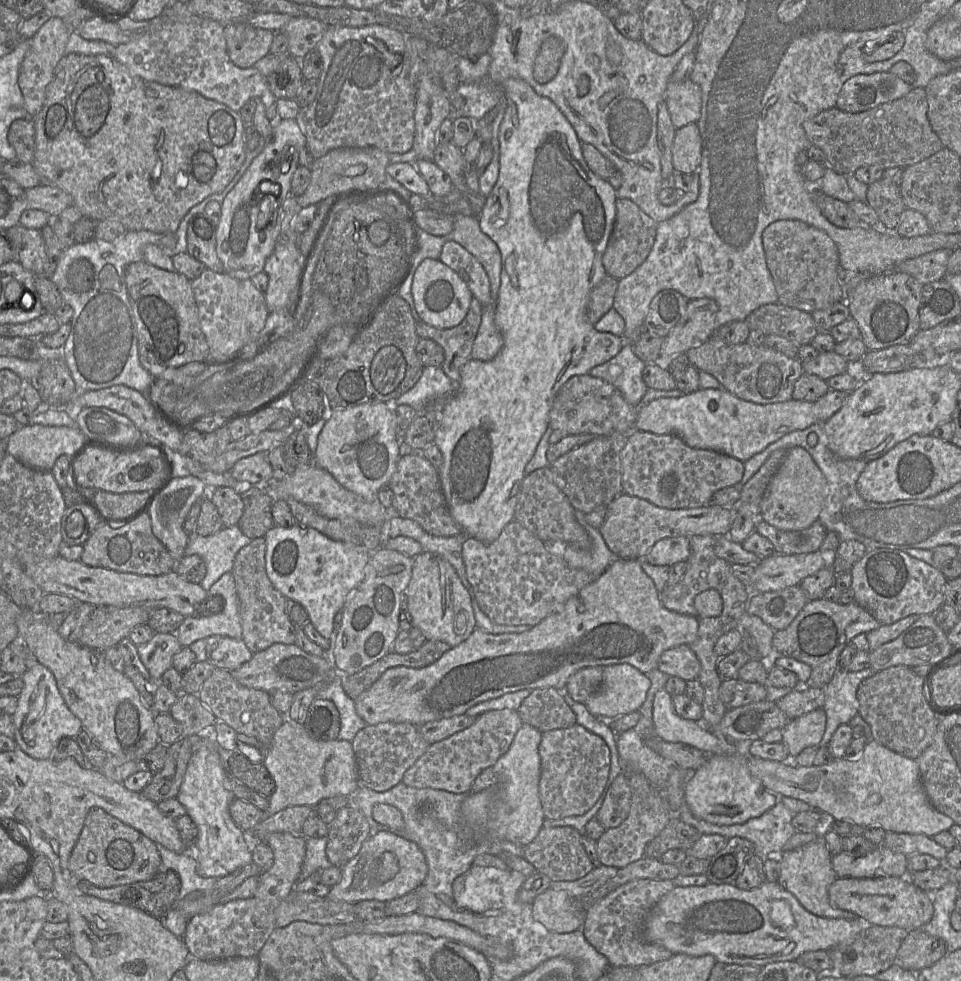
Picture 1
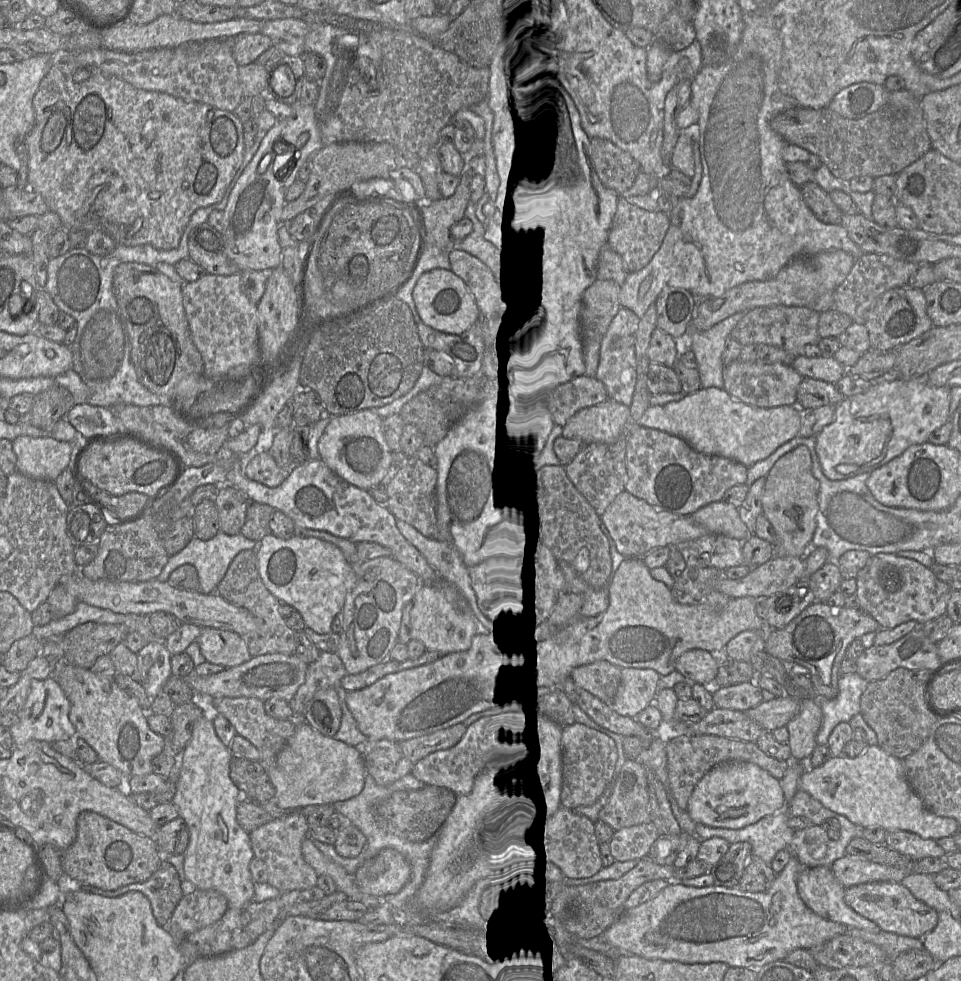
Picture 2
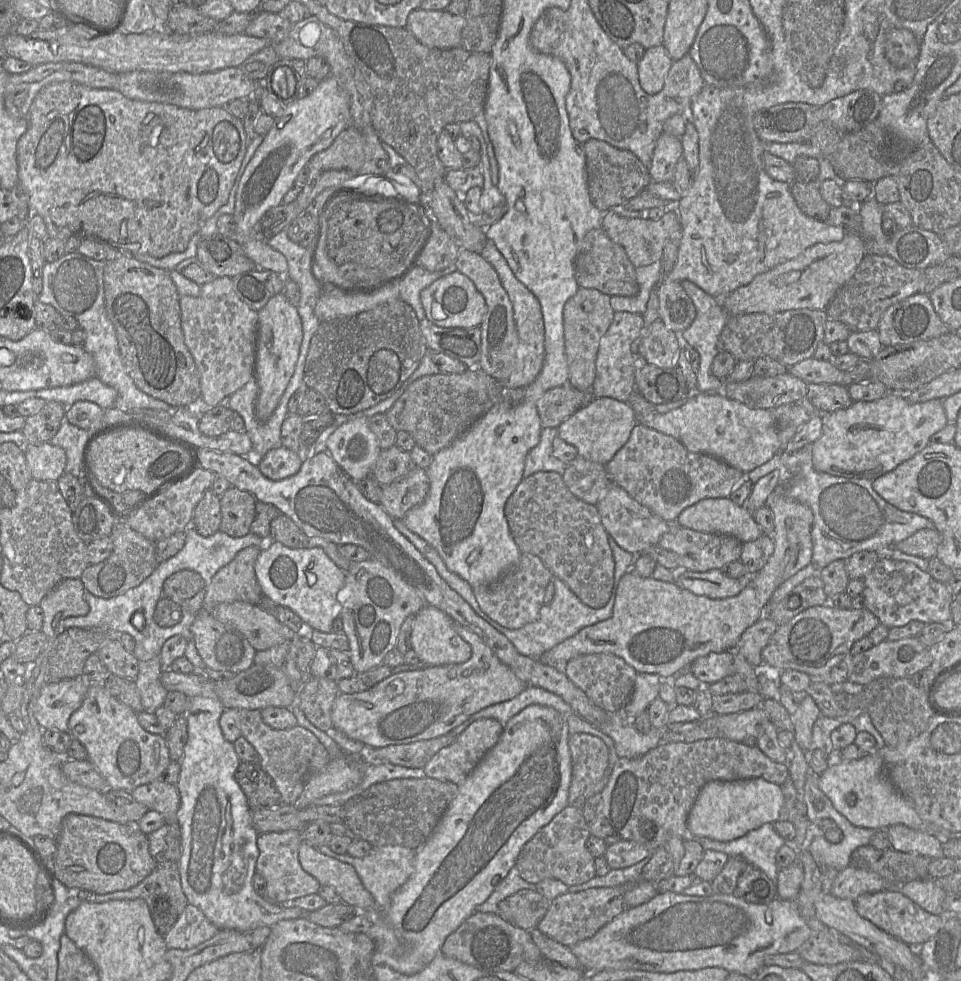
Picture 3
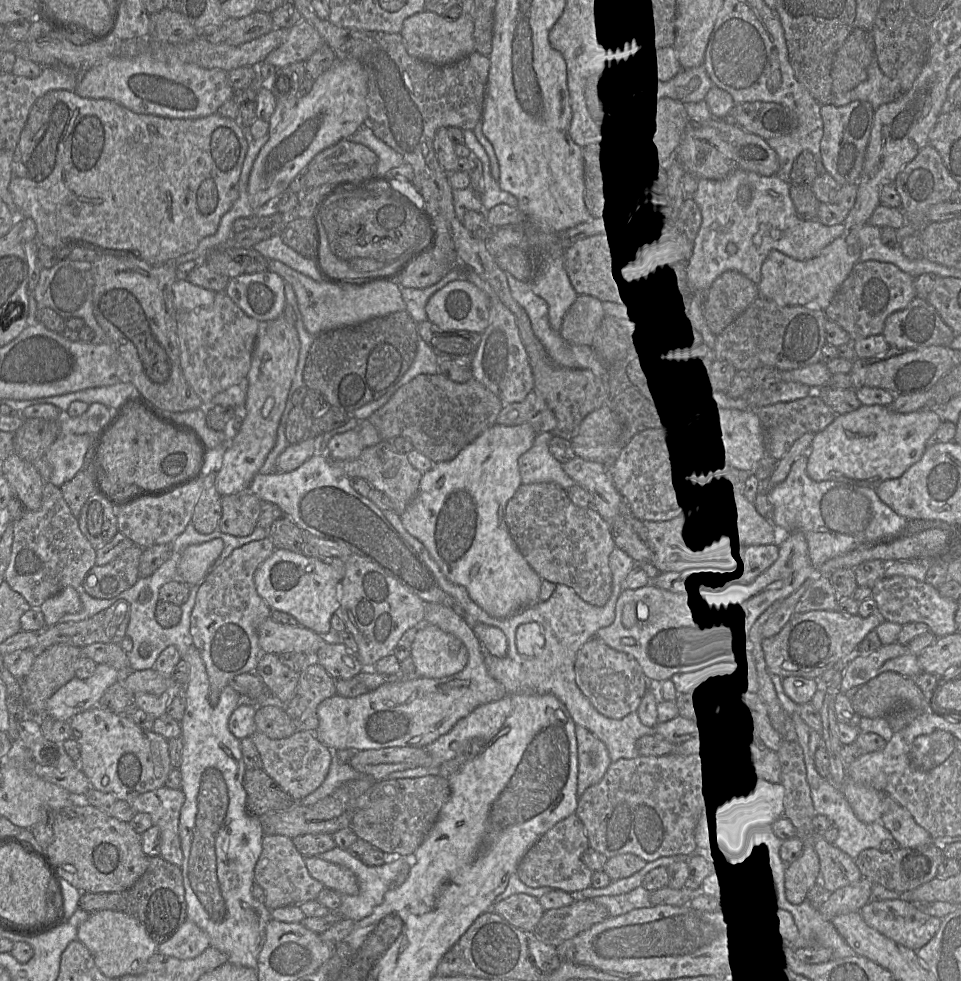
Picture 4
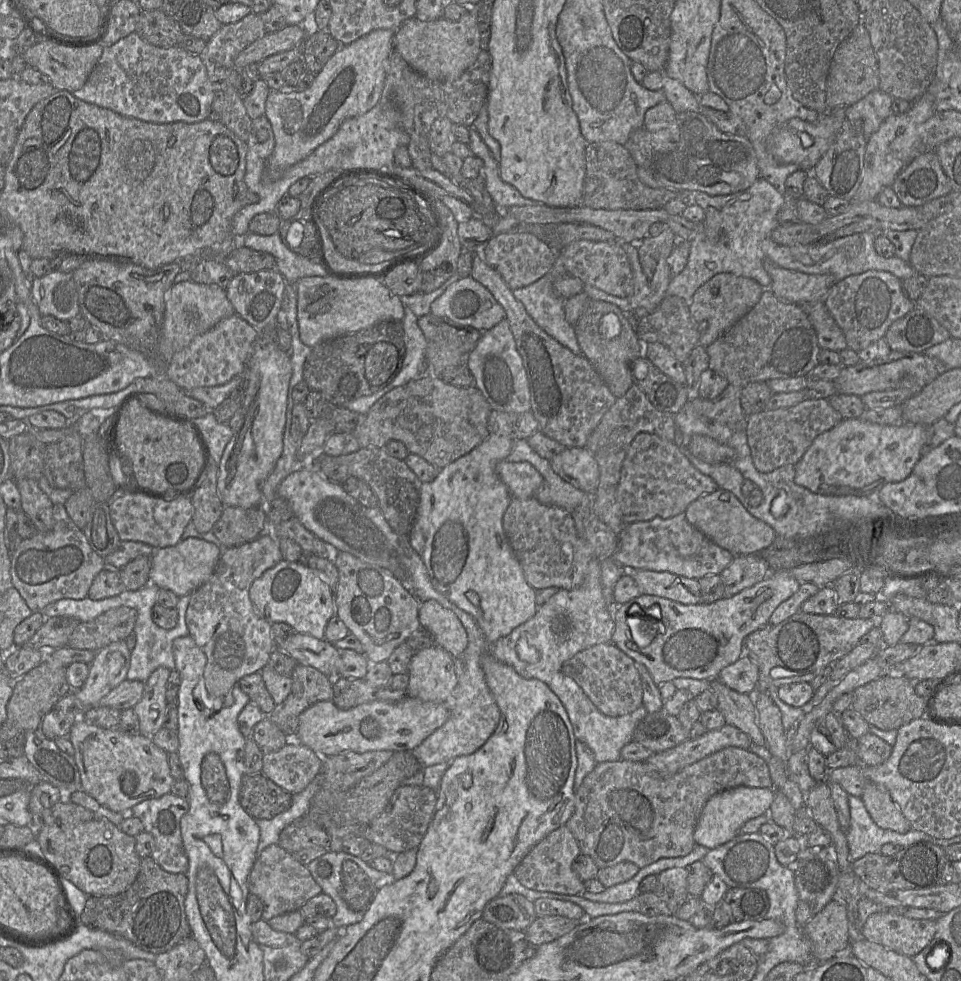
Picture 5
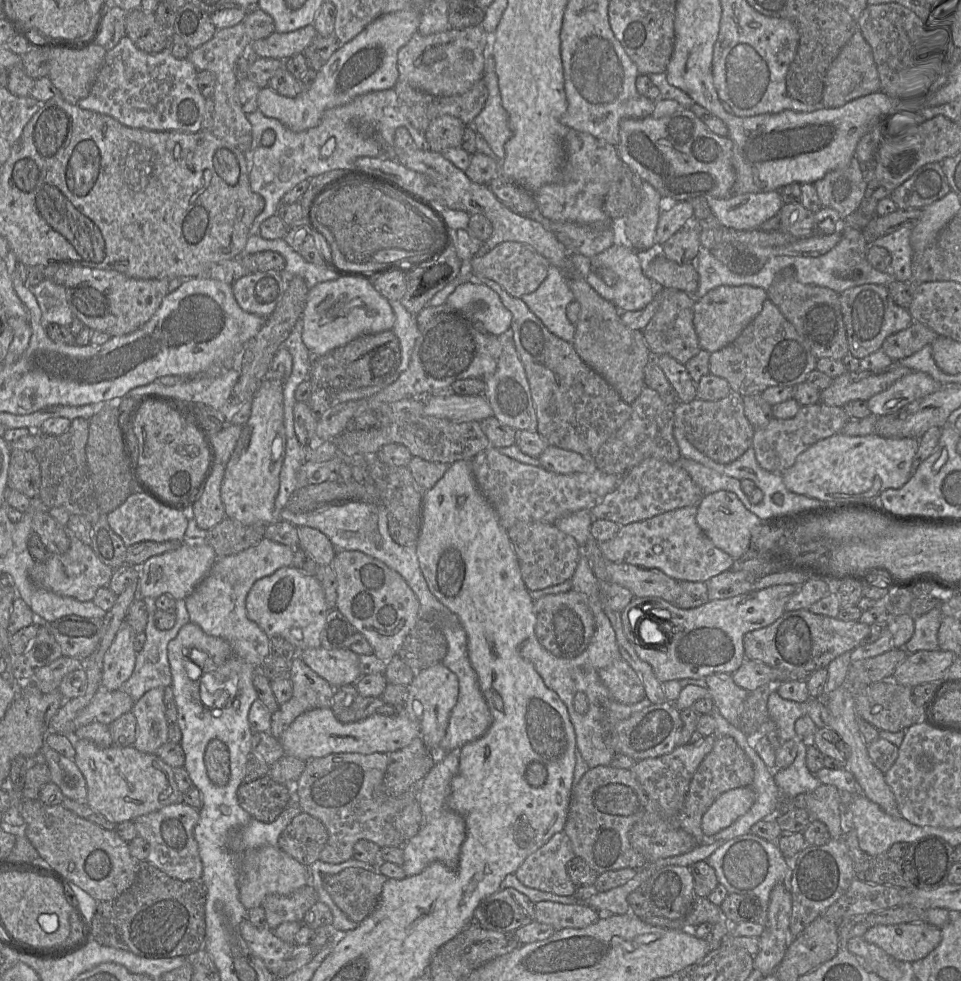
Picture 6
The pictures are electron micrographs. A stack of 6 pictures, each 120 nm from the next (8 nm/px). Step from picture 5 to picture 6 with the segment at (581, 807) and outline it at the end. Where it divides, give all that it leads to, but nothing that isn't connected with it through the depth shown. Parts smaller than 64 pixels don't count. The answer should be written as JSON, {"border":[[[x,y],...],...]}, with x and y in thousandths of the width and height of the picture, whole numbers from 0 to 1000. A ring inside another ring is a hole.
{"border":[[[747,751],[741,765],[728,778],[720,792],[710,825],[703,833],[696,834],[696,838],[701,843],[707,843],[719,850],[726,861],[732,860],[733,850],[729,845],[729,836],[733,829],[753,807],[769,802],[781,802],[784,793],[783,777],[773,764],[761,751]],[[620,781],[608,788],[596,803],[586,847],[591,852],[599,874],[606,875],[622,891],[648,885],[666,886],[674,879],[655,858],[655,847],[669,833],[674,813],[656,784]]]}

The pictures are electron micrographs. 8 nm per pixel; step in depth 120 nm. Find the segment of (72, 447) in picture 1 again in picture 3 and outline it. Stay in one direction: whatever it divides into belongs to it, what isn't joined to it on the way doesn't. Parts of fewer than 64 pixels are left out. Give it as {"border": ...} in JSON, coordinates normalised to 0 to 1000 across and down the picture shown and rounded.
{"border":[[[53,451],[24,455],[29,478],[41,490],[58,490],[70,472],[68,460]]]}

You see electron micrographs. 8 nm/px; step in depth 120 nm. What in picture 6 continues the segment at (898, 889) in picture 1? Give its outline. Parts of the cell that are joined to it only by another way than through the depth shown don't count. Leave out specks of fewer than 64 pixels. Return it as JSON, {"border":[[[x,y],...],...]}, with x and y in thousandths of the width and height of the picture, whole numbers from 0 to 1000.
{"border":[[[947,940],[906,944],[898,956],[932,979],[950,982],[977,964],[980,951],[979,946],[965,940]]]}

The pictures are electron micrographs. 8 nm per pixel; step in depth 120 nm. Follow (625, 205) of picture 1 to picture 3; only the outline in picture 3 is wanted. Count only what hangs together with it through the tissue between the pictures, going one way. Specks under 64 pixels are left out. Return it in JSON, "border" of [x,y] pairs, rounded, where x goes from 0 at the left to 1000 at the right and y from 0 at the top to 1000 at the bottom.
{"border":[[[696,212],[685,224],[649,221],[634,213],[627,219],[625,232],[636,245],[649,253],[662,273],[687,266],[692,249],[702,238],[709,236],[707,220],[700,212]]]}

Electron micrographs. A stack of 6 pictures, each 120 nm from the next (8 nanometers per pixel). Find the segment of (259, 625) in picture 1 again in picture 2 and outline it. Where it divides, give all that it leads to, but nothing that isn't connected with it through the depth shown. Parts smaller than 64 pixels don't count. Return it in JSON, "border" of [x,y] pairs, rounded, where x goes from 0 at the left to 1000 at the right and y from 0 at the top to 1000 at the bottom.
{"border":[[[263,560],[252,561],[243,568],[224,602],[236,614],[257,621],[265,629],[267,636],[266,642],[260,646],[251,648],[256,654],[262,670],[283,666],[307,667],[307,644],[299,638],[291,626],[292,614],[274,595],[267,579],[267,565]]]}

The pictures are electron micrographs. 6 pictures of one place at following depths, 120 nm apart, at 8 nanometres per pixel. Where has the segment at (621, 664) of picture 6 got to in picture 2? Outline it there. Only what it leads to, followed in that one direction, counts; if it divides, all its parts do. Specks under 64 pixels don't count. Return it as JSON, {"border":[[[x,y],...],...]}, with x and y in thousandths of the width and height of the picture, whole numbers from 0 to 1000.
{"border":[[[630,673],[597,681],[592,692],[602,701],[633,717],[640,708],[646,693],[646,680]]]}

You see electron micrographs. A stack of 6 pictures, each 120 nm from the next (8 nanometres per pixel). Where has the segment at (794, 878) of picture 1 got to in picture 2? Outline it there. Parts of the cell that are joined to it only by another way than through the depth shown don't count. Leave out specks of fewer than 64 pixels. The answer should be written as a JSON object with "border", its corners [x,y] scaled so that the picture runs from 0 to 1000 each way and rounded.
{"border":[[[864,884],[836,885],[829,896],[829,908],[837,922],[852,935],[879,943],[882,946],[918,949],[913,942],[896,934],[883,925],[879,917],[879,904],[869,895]]]}

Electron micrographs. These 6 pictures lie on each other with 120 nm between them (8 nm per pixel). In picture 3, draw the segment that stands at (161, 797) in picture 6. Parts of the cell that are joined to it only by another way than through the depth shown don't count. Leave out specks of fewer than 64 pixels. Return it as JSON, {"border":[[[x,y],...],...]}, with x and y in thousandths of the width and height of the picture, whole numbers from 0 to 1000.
{"border":[[[95,696],[85,719],[74,728],[71,735],[72,747],[89,764],[92,774],[110,795],[113,804],[136,807],[144,801],[166,794],[178,774],[170,749],[151,745],[143,734],[143,727],[116,709],[107,696]]]}

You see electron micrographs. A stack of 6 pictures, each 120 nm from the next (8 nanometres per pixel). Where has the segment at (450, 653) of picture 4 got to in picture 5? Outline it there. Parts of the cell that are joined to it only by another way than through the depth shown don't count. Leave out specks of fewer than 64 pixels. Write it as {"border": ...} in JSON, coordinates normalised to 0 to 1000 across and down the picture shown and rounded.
{"border":[[[456,657],[430,667],[424,709],[442,716],[465,716],[477,697],[472,670]]]}

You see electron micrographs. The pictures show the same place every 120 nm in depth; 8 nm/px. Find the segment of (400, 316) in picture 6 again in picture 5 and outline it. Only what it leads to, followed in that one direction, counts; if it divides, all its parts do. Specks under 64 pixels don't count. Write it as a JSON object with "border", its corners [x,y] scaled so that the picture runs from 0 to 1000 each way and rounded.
{"border":[[[421,312],[421,322],[418,326],[421,339],[422,359],[418,375],[405,393],[405,400],[424,389],[445,382],[443,355],[445,347],[435,331],[435,324],[430,317]]]}

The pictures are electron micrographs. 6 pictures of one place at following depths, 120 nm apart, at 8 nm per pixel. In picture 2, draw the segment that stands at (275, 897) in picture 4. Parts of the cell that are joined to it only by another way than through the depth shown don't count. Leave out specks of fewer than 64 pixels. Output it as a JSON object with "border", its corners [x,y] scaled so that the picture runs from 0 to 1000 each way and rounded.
{"border":[[[313,828],[284,834],[259,849],[264,874],[273,877],[279,889],[278,899],[292,910],[319,907],[330,902],[331,891],[315,875],[313,860],[322,852],[319,833]]]}

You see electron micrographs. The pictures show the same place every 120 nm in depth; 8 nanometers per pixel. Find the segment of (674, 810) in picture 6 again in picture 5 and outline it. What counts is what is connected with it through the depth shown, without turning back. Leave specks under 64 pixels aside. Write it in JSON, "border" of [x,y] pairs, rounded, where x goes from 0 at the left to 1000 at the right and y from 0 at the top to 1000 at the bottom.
{"border":[[[765,740],[737,744],[723,753],[715,753],[702,761],[680,768],[671,777],[678,780],[690,793],[695,793],[748,765],[764,760],[778,765],[783,753]]]}

